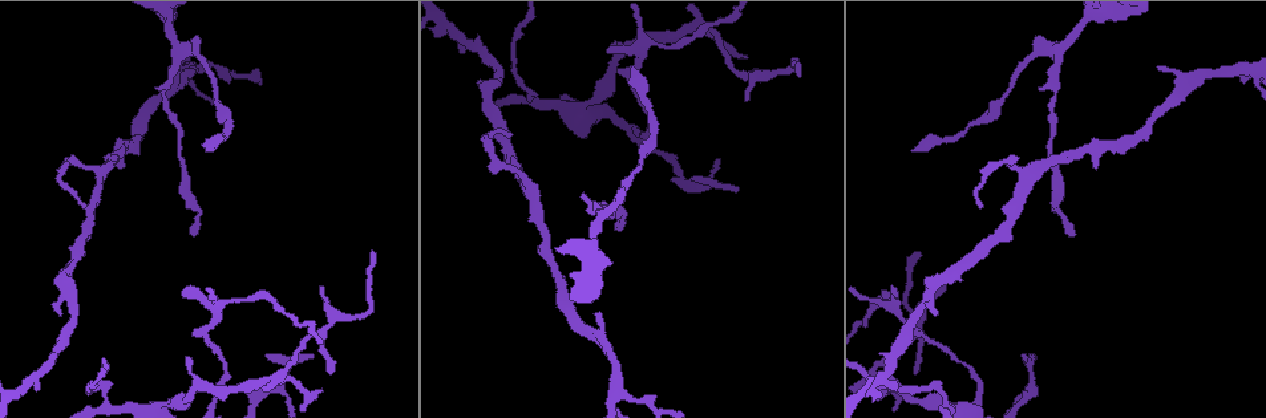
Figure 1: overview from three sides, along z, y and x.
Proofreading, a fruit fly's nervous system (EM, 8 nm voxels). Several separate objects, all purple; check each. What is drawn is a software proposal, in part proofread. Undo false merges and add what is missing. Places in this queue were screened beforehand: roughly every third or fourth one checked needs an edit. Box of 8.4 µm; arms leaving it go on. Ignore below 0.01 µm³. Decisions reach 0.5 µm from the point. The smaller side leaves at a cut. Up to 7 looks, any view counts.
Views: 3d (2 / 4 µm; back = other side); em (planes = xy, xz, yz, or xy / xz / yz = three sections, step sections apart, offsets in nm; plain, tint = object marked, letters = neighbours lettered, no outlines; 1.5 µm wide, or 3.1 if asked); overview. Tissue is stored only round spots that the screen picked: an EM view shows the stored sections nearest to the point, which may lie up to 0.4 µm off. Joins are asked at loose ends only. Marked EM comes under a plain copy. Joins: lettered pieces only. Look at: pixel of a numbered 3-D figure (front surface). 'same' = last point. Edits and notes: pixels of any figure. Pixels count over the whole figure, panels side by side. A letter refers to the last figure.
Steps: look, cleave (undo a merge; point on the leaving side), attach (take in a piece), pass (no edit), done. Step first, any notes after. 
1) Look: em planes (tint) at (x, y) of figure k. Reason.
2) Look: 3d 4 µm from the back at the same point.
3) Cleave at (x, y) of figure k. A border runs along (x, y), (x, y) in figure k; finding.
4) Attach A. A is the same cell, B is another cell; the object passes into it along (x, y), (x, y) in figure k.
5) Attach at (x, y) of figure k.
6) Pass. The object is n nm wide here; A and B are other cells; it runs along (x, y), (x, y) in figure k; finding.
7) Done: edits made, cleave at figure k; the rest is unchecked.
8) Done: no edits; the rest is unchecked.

Look: 3d 4 µm at (276, 378) of figure 1. Arms part here.

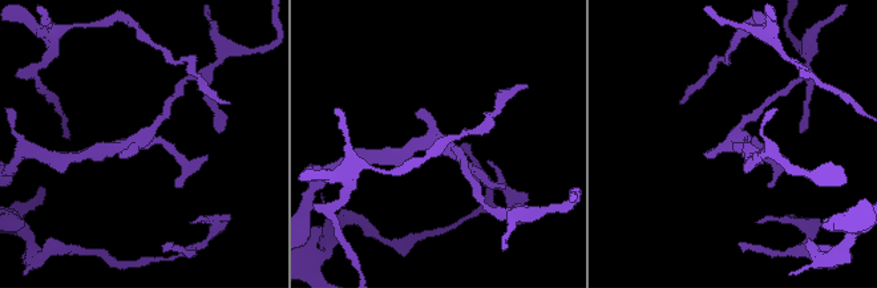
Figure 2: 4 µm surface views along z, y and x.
Look: em xy step 8 (letters) at (141, 138) of figure 2.

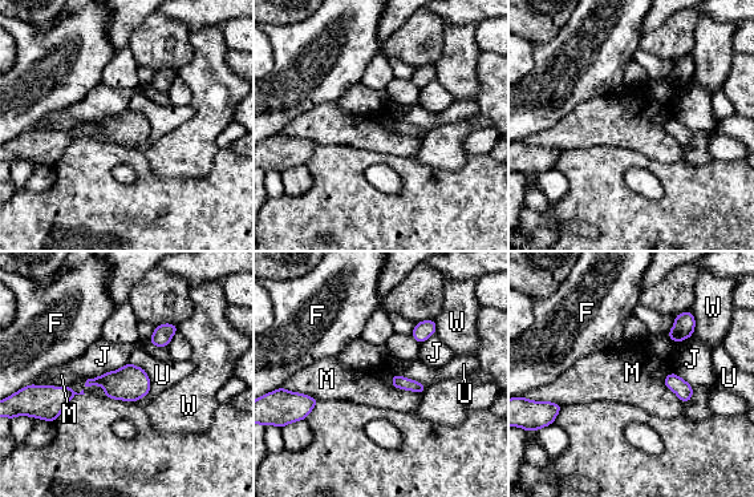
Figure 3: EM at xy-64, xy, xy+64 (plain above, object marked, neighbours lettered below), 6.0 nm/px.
Look: em planes (letters) at the same point.

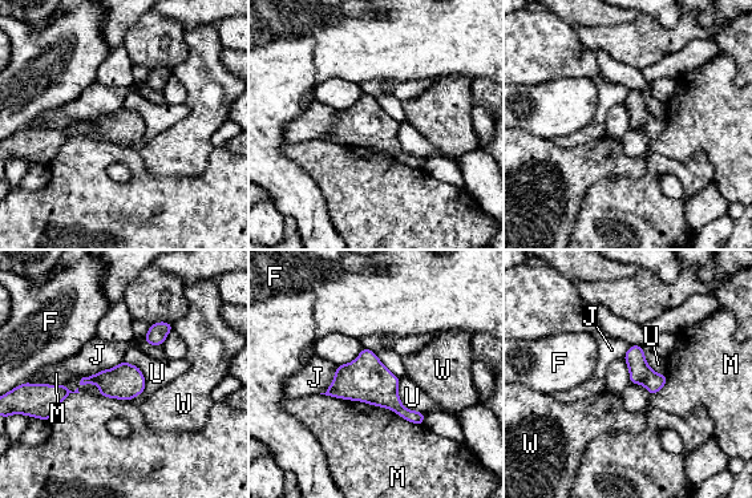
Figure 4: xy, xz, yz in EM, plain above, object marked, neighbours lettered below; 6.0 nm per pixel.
Pass. The object is 130 nm wide here; the longest contact is with M, 650 nm; F, J, M, U and W are other cells; all the same neuron.

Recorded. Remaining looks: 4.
Look: em xz step 4 (letters) at (897, 297) of figure 1. Thin end.

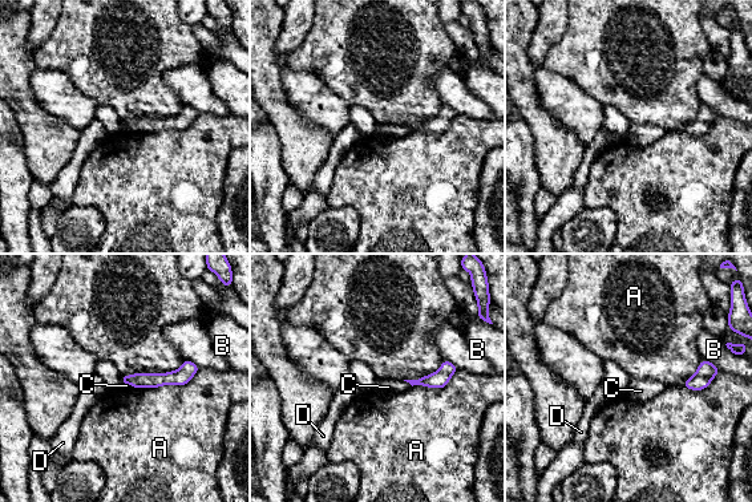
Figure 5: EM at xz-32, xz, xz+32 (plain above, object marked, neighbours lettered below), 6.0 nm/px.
Pass. A, B, C and D are other cells; it runs along (194, 368), (180, 377), (124, 379) in figure 5; none of them fits.

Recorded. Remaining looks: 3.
Look: em planes (letters) at (633, 68) of figure 1. An open end.

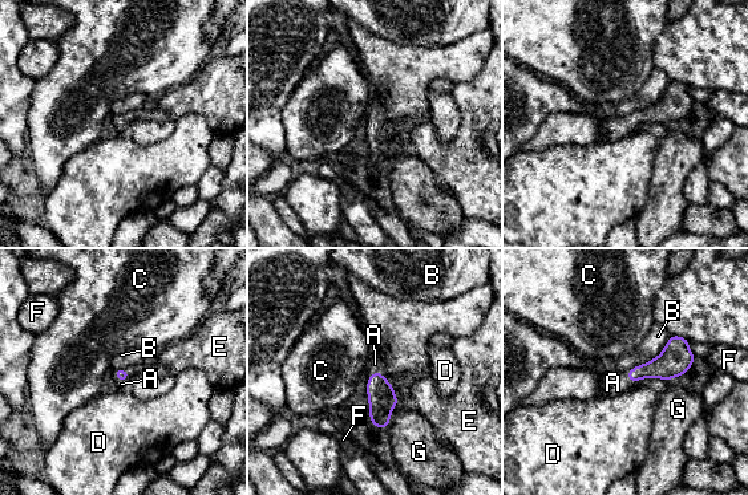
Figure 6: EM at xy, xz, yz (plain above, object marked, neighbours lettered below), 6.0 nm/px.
Attach A. A is the same cell, B, C, D, E, F and G are other cells; the object passes into it along (121, 374), (118, 380), (121, 384) in figure 6; the neuron continues.

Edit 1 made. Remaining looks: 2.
Done: edits made, attach at figure 6; the rest is unchecked.

